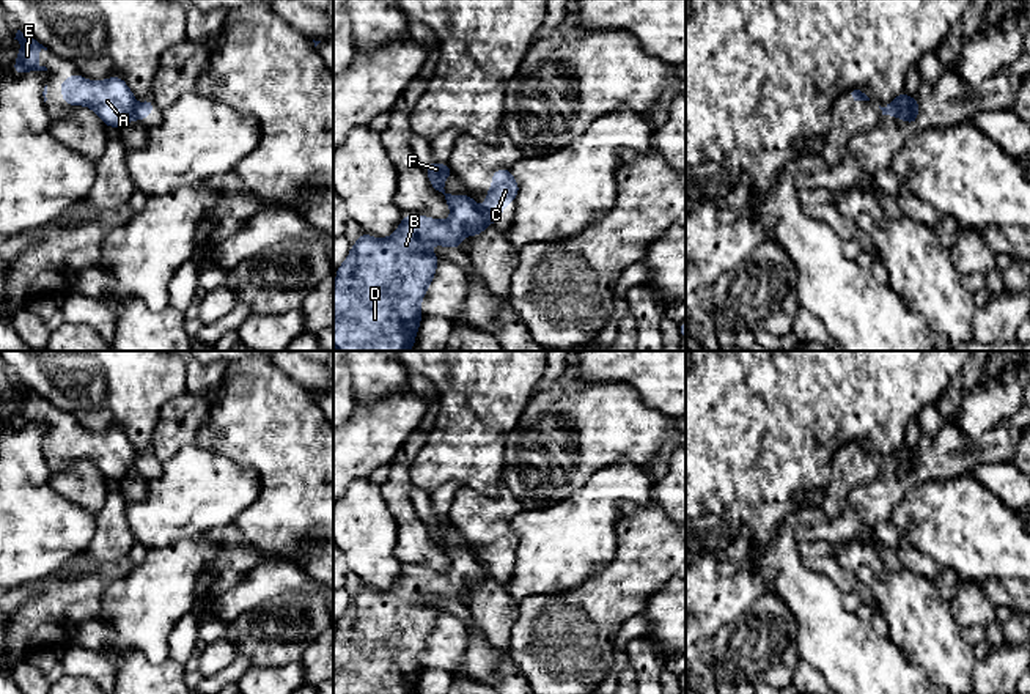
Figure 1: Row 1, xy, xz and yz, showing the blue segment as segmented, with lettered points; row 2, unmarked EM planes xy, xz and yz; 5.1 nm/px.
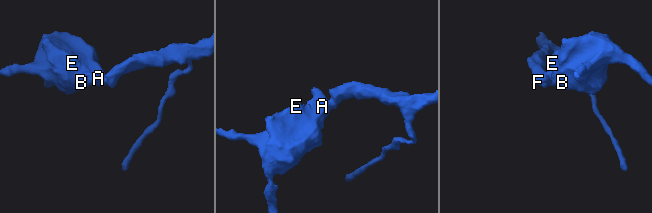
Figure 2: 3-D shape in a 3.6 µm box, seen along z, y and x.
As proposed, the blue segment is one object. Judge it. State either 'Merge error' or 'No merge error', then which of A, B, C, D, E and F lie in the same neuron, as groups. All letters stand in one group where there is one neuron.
Merge error. Groups: A B D E F / C

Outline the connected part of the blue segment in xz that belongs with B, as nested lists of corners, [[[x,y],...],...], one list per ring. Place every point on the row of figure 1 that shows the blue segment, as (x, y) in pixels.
[[[432,161],[426,175],[431,186],[445,198],[451,209],[448,220],[434,220],[410,214],[403,217],[399,228],[388,238],[376,239],[360,234],[346,261],[337,268],[333,285],[333,345],[338,351],[410,351],[415,343],[423,313],[420,302],[434,279],[439,257],[429,252],[432,244],[462,245],[465,234],[476,236],[487,230],[487,217],[470,195],[448,195],[443,179],[454,175],[450,165]]]

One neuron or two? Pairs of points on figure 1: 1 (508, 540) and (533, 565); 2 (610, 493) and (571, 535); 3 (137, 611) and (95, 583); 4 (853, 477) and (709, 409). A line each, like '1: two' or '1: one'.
1: two
2: one
3: two
4: two

